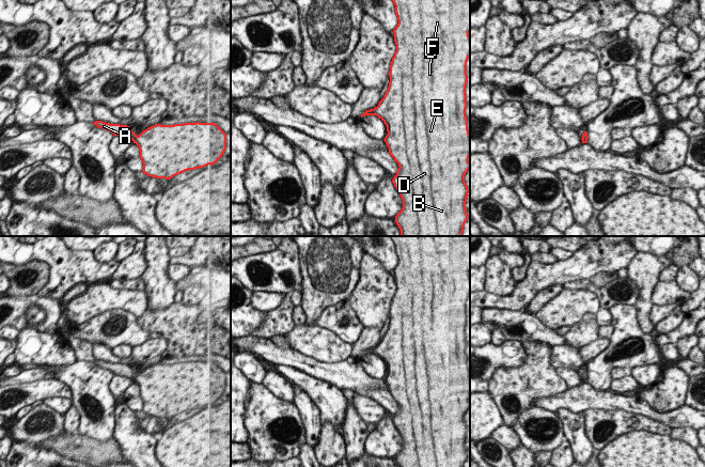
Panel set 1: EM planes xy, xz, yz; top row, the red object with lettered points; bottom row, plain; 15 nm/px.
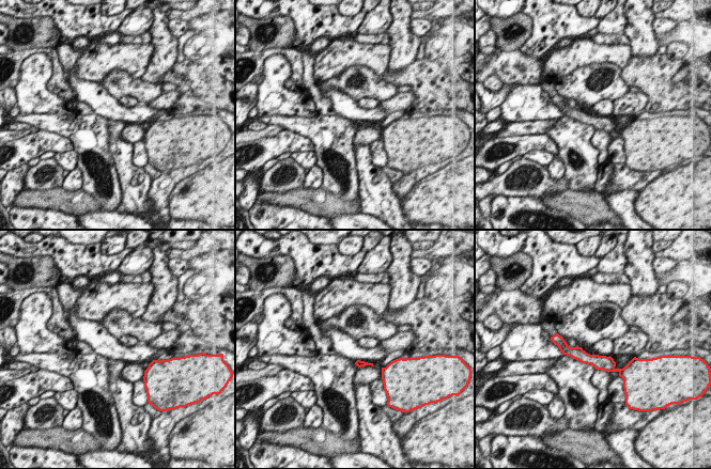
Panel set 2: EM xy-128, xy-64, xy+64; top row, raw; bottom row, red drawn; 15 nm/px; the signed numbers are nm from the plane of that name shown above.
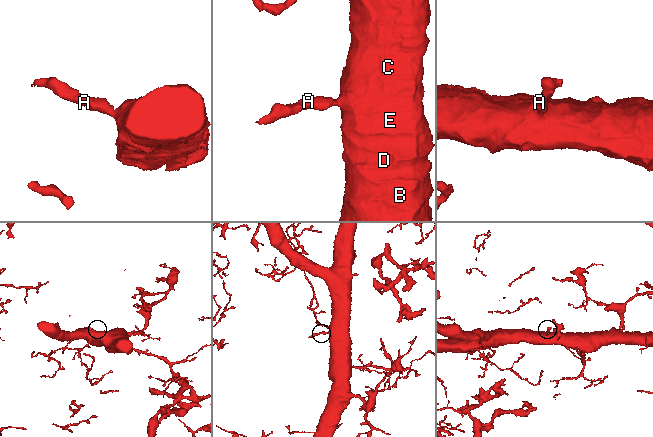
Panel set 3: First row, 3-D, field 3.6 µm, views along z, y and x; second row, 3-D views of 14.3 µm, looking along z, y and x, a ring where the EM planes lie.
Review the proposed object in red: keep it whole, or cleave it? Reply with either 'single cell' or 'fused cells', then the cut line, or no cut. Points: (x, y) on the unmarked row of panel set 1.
single cell; no cut

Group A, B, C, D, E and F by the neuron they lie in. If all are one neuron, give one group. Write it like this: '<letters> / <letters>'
A B C D E F

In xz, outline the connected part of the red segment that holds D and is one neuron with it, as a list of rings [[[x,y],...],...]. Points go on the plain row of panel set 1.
[[[390,236],[390,238],[395,245],[398,263],[393,269],[396,291],[390,305],[389,327],[378,345],[366,349],[361,357],[377,355],[387,365],[388,374],[383,379],[389,387],[390,394],[400,406],[392,422],[403,439],[403,448],[395,455],[395,462],[398,467],[465,467],[465,463],[469,457],[466,448],[469,429],[465,421],[465,415],[470,408],[470,372],[466,355],[467,301],[470,297],[470,236]]]

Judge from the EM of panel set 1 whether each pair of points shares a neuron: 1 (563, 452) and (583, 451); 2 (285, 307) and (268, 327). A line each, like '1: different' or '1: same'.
1: different
2: same

